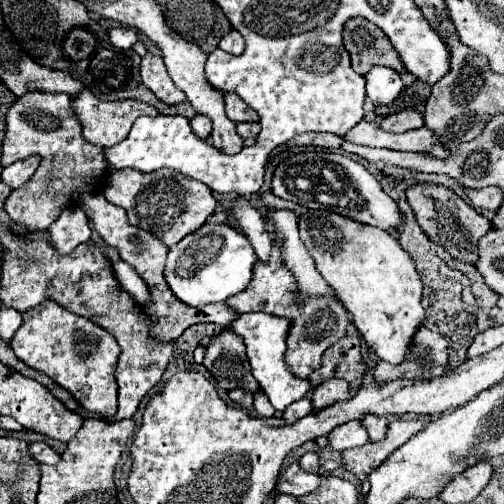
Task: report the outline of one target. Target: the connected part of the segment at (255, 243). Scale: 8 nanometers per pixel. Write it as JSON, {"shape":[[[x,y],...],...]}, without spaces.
{"shape":[[[237,198],[231,204],[229,214],[233,216],[233,220],[237,224],[237,230],[241,234],[245,234],[245,238],[253,246],[255,254],[261,260],[267,260],[269,252],[271,252],[271,234],[267,230],[265,218],[249,204],[247,198]]]}

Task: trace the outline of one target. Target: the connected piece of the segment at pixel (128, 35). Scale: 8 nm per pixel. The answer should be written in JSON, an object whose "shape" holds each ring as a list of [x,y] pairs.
{"shape":[[[117,26],[109,30],[109,40],[119,50],[129,50],[137,42],[137,34],[127,26]]]}

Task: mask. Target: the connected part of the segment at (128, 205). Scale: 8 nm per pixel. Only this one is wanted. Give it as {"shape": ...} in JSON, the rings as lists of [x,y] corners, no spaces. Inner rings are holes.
{"shape":[[[133,168],[117,170],[111,174],[103,194],[111,204],[121,206],[127,212],[131,226],[151,232],[169,248],[201,228],[217,206],[217,200],[205,184],[169,168],[157,172],[139,172]]]}

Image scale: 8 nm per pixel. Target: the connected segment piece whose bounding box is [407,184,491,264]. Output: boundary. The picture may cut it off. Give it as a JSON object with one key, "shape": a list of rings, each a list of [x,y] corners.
{"shape":[[[439,184],[409,186],[407,202],[415,212],[419,226],[435,244],[441,244],[457,260],[465,260],[469,264],[477,262],[477,242],[485,232],[491,230],[491,222],[485,216],[475,212],[473,206],[465,204],[453,190]]]}

